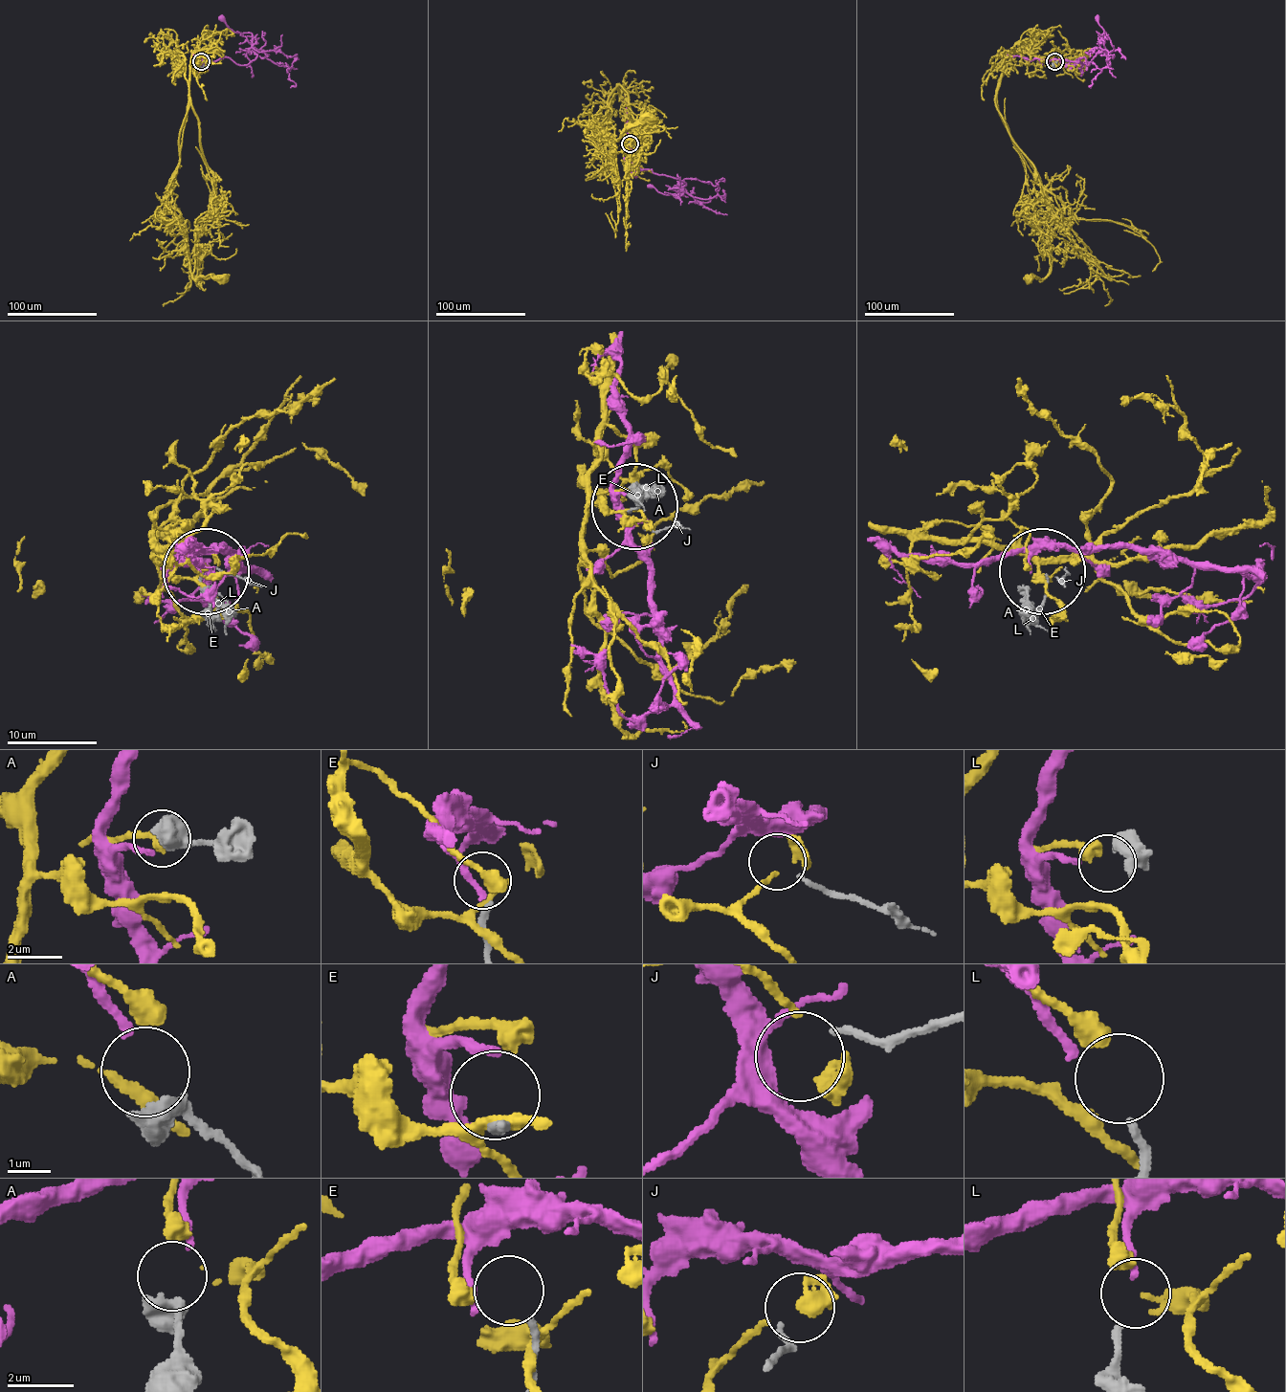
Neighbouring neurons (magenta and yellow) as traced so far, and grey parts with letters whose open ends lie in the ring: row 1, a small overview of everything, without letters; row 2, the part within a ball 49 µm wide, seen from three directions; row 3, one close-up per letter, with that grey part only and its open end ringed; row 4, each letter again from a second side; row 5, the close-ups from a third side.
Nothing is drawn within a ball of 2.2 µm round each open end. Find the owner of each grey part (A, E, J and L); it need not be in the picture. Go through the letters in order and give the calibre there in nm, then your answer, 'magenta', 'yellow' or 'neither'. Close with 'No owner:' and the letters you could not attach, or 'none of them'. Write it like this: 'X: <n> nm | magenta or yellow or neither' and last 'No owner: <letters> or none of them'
A: 440 nm | magenta
E: 240 nm | neither
J: 150 nm | neither
L: 200 nm | yellow
No owner: E, J

